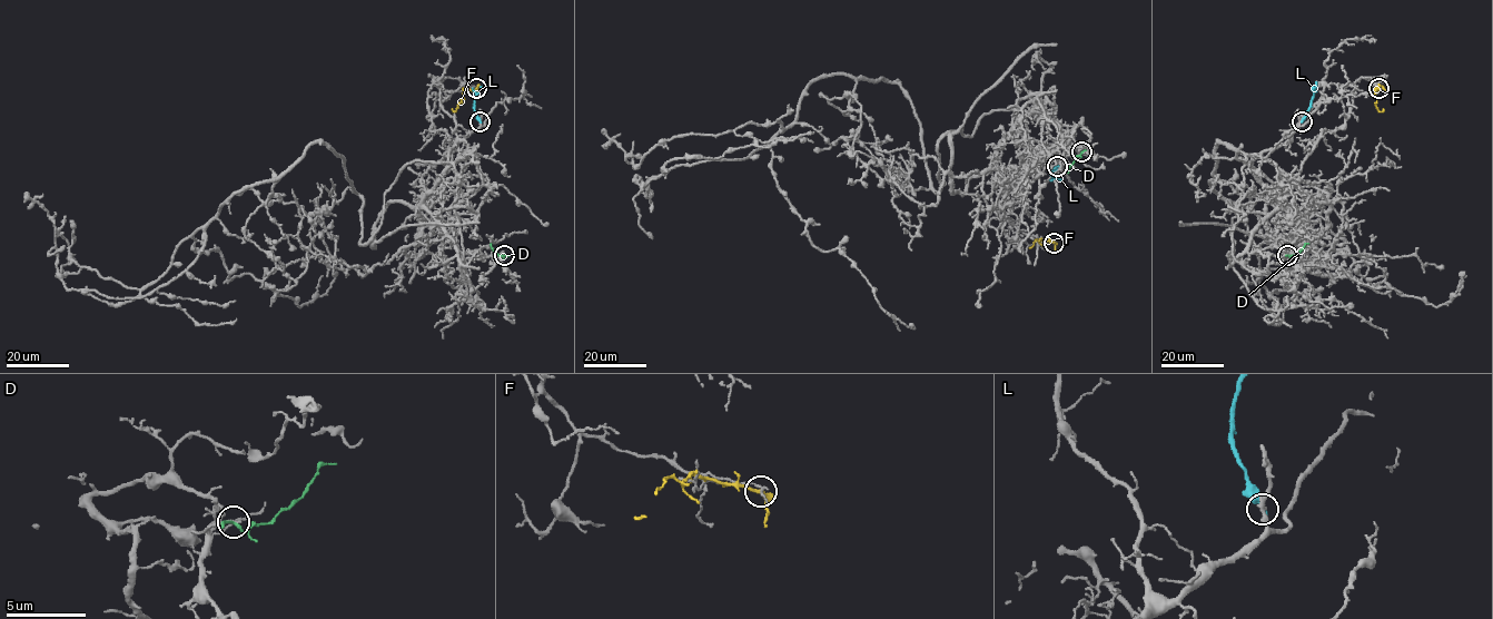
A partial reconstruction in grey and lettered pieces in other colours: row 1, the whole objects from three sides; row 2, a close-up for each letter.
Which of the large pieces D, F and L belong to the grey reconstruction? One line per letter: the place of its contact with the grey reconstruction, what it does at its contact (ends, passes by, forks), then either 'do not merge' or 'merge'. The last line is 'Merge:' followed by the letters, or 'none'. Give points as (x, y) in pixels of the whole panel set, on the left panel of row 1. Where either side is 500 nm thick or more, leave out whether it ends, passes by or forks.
D: (504, 255) | it passes by | do not merge
F: (476, 88) | it passes by | do not merge
L: (480, 121) | it ends | do not merge
Merge: none

